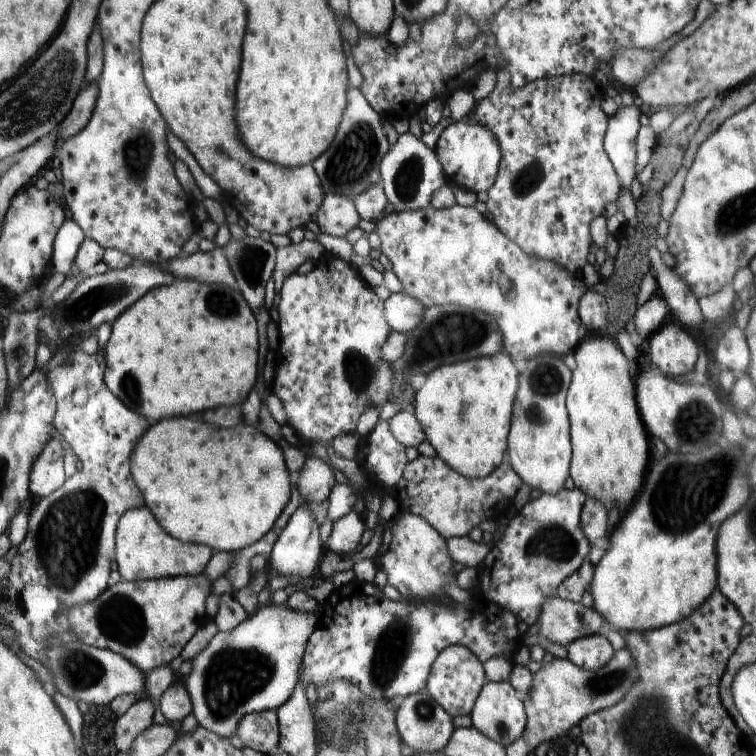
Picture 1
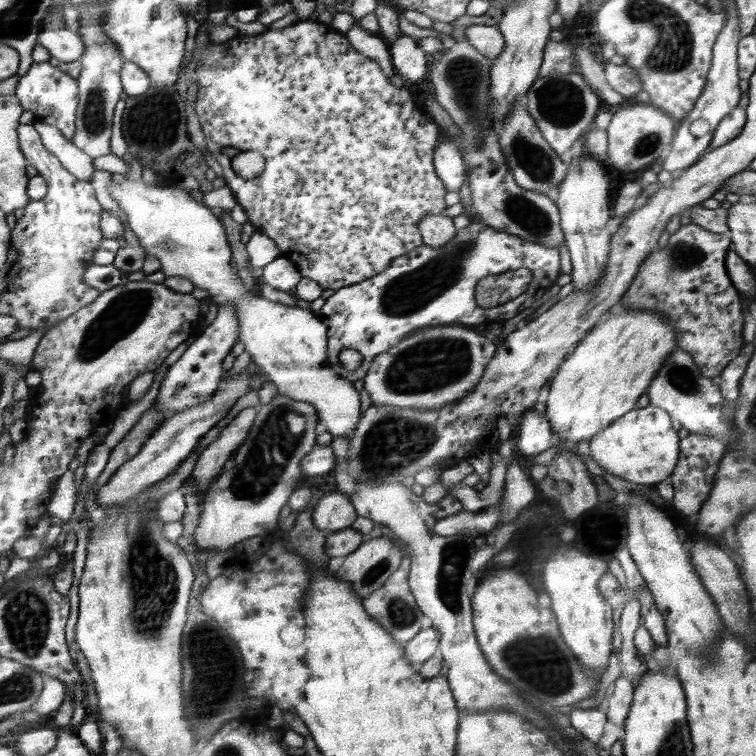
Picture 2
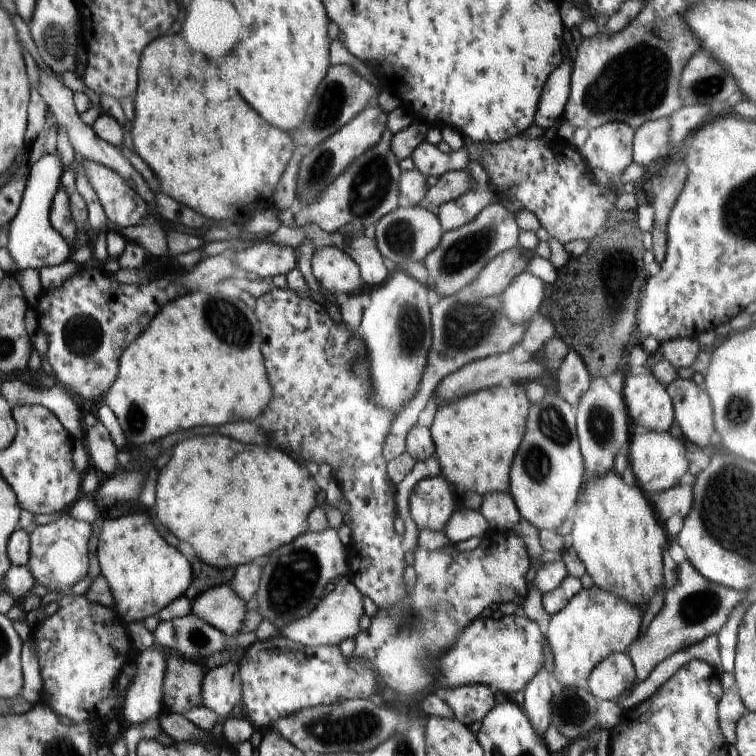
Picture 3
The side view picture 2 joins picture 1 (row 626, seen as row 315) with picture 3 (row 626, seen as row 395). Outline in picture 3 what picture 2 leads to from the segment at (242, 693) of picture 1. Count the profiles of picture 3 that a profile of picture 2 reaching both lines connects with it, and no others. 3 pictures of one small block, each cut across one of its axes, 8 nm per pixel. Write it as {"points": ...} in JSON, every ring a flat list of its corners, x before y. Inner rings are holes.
{"points":[[341,576,335,582,335,588,308,614,306,618,291,621,286,628,280,630,282,636,288,636,290,640,303,644,304,647,322,646,322,644,339,644,348,638,356,638,360,630,360,618,364,614,362,605,363,593,346,576]]}

